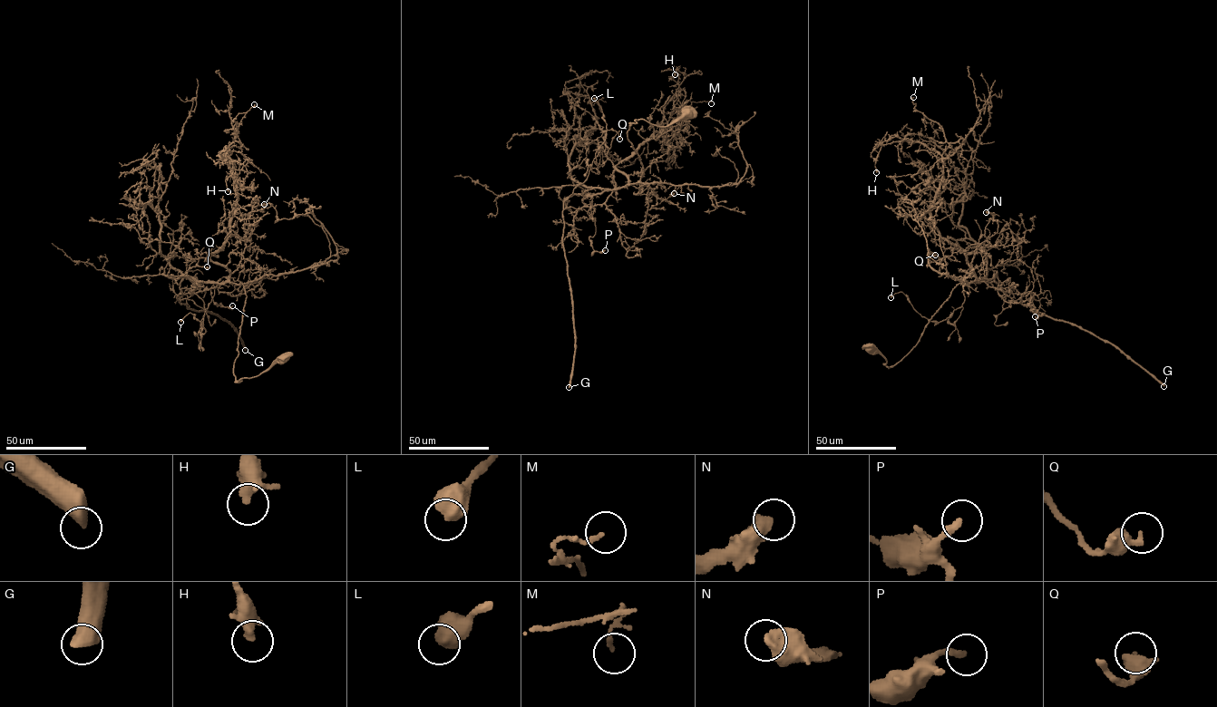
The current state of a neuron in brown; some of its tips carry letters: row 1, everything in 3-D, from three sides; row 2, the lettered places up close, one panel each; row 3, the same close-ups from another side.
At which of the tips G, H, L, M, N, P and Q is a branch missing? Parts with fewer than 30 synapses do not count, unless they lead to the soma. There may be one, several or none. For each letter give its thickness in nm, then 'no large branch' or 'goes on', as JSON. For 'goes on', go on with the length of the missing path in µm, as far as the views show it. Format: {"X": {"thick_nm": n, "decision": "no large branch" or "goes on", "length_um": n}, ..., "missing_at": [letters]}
{"G": {"thick_nm": 500, "decision": "goes on", "length_um": 550}, "H": {"thick_nm": 320, "decision": "no large branch"}, "L": {"thick_nm": 650, "decision": "no large branch"}, "M": {"thick_nm": 130, "decision": "no large branch"}, "N": {"thick_nm": 550, "decision": "no large branch"}, "P": {"thick_nm": 240, "decision": "no large branch"}, "Q": {"thick_nm": 320, "decision": "no large branch"}, "missing_at": ["G"]}

